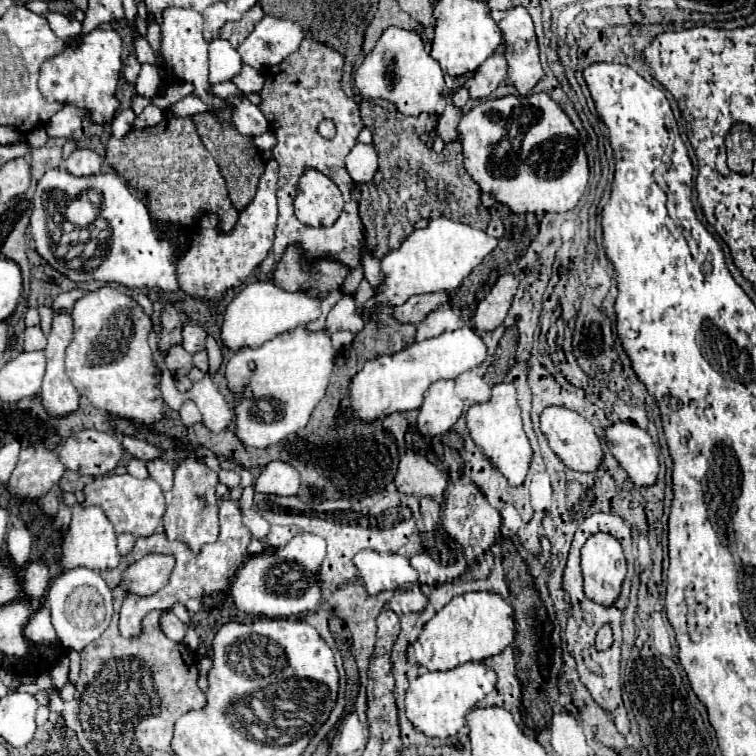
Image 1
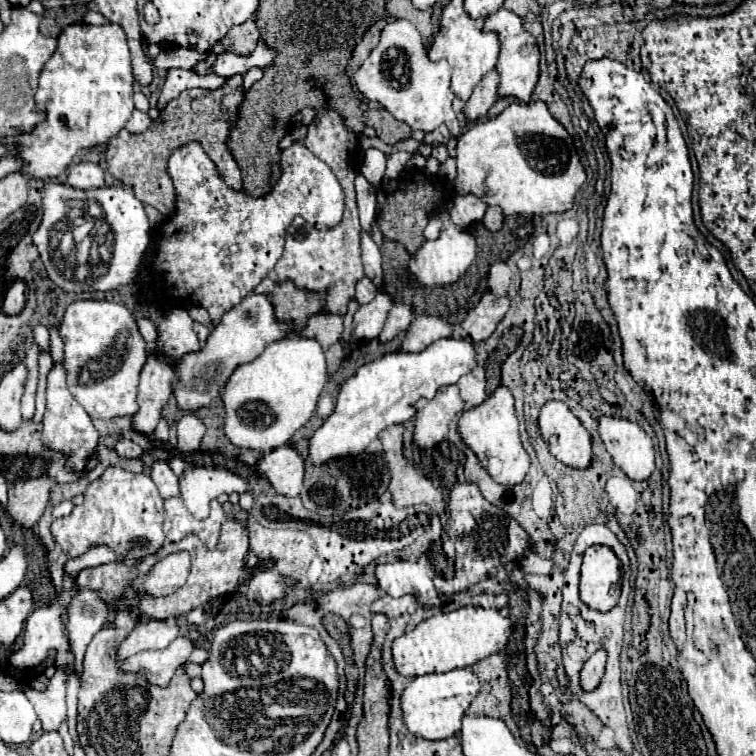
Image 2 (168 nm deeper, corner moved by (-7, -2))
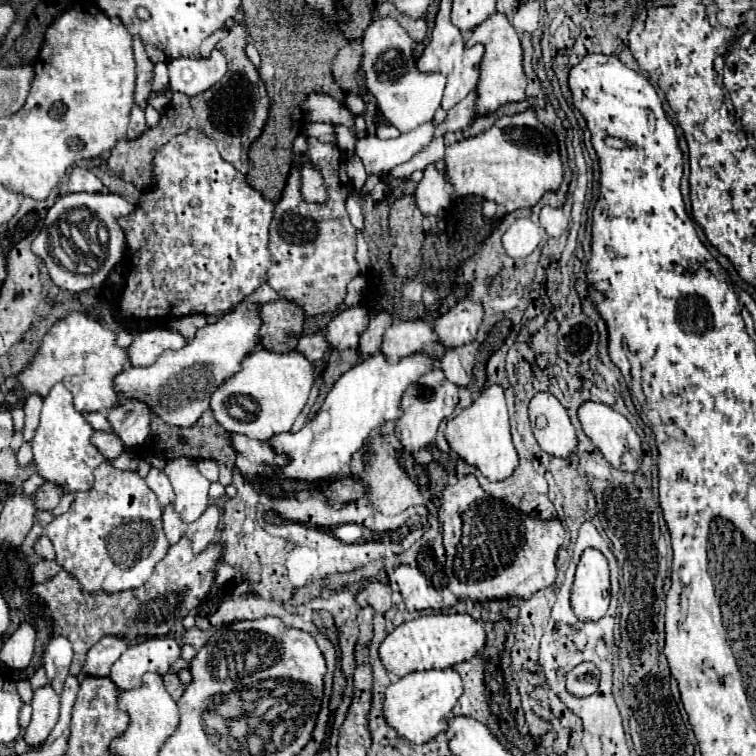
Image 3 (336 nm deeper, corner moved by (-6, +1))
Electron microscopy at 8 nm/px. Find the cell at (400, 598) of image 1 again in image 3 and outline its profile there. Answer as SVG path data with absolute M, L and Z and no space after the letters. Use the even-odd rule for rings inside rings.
M370 583L356 595L356 603L360 607L372 607L374 611L388 611L392 607L392 589L384 583Z

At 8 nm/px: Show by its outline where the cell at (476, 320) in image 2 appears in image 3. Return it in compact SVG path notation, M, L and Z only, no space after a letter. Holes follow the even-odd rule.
M472 299L458 301L456 307L440 315L432 325L438 343L442 343L446 349L454 349L474 341L476 331L482 323L482 315L484 315L482 305L474 303Z

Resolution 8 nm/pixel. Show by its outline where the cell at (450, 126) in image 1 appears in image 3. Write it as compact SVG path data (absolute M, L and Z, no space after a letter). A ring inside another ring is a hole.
M424 123L410 133L386 141L370 135L356 143L356 155L364 161L368 175L384 175L396 165L414 157L418 151L426 149L432 137L434 137L432 123Z

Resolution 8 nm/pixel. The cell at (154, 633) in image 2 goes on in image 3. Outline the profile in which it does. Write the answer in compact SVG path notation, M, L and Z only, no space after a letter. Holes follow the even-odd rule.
M104 637L96 645L90 647L86 655L86 663L82 671L78 673L78 681L84 681L86 677L108 677L108 669L112 667L112 661L124 653L126 641L118 637Z

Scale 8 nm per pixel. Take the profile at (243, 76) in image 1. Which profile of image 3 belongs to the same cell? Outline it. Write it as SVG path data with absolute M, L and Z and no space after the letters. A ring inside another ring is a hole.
M164 89L162 93L156 95L156 99L150 101L150 105L152 105L156 111L164 111L164 109L168 107L168 103L170 103L170 97L172 97L172 91L170 91L170 89Z

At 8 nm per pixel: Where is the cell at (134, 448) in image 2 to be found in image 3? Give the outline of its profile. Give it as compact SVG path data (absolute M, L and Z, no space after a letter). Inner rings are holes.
M94 431L94 435L90 437L92 445L108 459L108 461L114 461L122 451L124 451L124 445L120 445L120 439L114 435L114 433L104 433L104 431Z

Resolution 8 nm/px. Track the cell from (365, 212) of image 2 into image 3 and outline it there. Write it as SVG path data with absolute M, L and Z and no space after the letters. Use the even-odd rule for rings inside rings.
M358 155L348 157L346 167L348 167L348 177L350 177L350 181L352 181L354 189L356 189L356 191L360 191L360 189L362 189L362 185L366 183L366 177L368 177L368 175L366 175L366 171L364 171L364 165L362 165L362 161L360 161L360 157L358 157Z

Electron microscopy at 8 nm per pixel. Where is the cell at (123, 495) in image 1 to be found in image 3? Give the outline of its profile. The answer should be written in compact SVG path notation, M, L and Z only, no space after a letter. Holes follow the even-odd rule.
M108 461L94 469L94 487L76 493L70 509L56 517L46 535L54 543L56 561L74 577L84 593L118 593L144 585L154 565L166 555L162 505L136 471L120 471Z

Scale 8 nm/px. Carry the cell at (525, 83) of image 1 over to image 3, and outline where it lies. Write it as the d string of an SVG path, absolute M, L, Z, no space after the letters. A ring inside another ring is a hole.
M494 13L490 15L482 25L478 25L466 41L466 47L472 47L476 43L484 45L484 57L478 63L478 85L476 85L476 115L490 115L494 113L498 107L506 105L506 103L516 103L522 101L524 95L524 85L526 85L526 77L524 77L524 69L522 69L522 47L520 47L520 39L514 31L514 27L508 23L506 15L502 13Z

